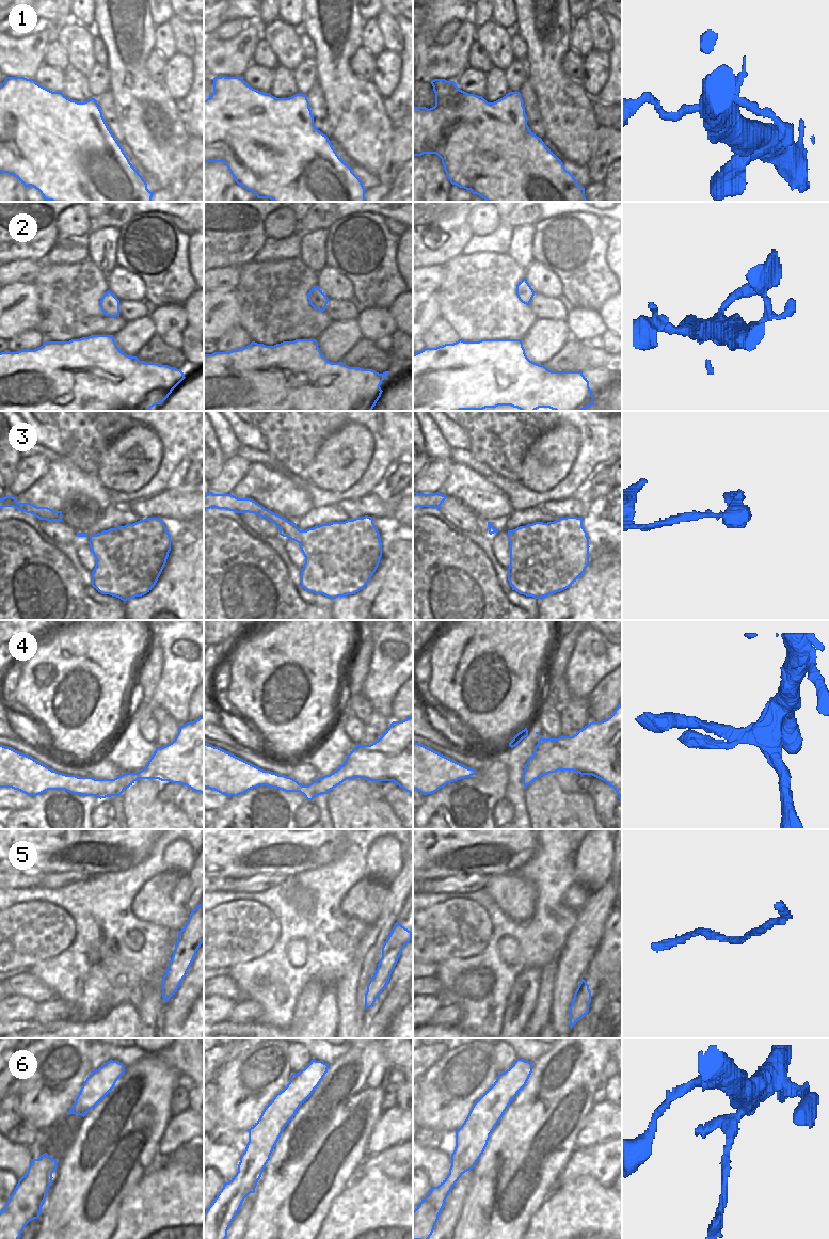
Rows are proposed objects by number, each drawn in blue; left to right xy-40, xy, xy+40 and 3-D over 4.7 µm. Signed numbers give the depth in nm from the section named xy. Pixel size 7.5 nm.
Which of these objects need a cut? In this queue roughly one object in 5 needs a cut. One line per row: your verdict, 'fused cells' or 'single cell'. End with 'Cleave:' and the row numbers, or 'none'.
1: single cell
2: single cell
3: single cell
4: single cell
5: single cell
6: fused cells
Cleave: 6

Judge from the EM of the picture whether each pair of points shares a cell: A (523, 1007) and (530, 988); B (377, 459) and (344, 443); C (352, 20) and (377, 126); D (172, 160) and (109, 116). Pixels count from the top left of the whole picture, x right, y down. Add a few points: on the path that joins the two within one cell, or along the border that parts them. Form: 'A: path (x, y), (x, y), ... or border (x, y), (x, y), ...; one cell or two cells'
A: path (523, 1003), (526, 993); one cell
B: border (370, 432), (372, 454), (369, 464), (360, 479); two cells
C: path (343, 47), (343, 90), (350, 99); one cell
D: border (112, 98), (116, 122), (128, 145); two cells

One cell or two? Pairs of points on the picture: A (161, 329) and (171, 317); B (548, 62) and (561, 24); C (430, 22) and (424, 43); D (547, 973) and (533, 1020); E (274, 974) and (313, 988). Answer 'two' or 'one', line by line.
A: one
B: one
C: one
D: one
E: two

